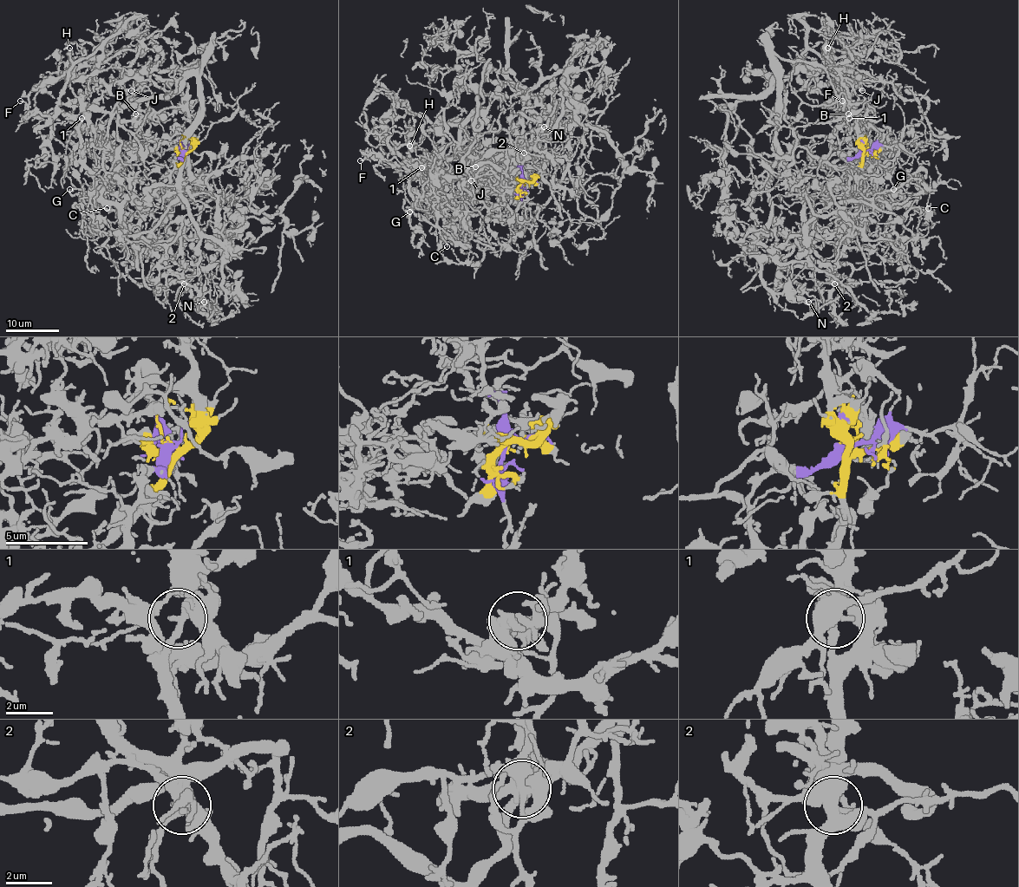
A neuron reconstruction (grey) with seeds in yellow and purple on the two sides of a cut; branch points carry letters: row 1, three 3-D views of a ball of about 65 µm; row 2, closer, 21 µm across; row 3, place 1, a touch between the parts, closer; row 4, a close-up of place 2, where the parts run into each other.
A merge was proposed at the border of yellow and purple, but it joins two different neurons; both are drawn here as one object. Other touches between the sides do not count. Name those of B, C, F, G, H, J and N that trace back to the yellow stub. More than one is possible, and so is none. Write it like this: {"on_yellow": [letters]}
{"on_yellow": ["B", "C", "F", "G", "H", "J", "N"]}

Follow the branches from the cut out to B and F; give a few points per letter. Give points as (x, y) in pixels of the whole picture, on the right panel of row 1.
B: (864, 149), (862, 179), (844, 198), (855, 203), (847, 173), (849, 134), (862, 127), (847, 114)
F: (864, 149), (862, 179), (844, 198), (855, 203), (847, 173), (854, 119), (849, 114), (834, 114), (842, 101)

